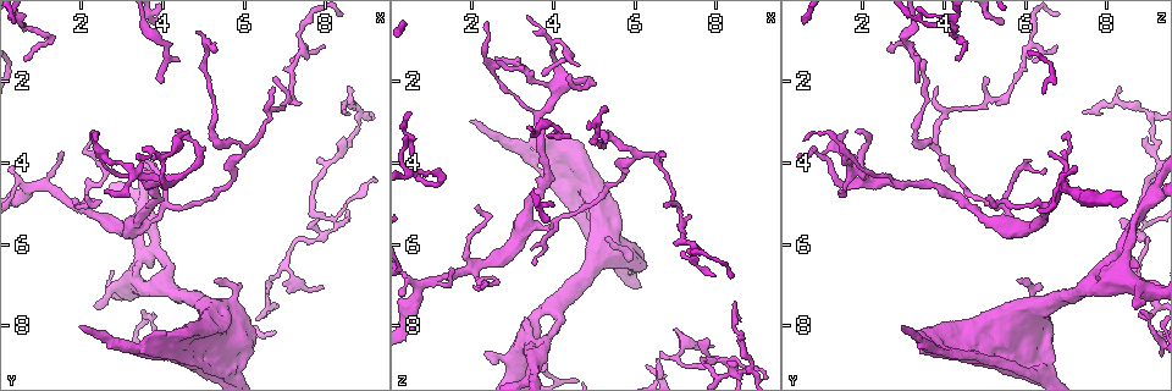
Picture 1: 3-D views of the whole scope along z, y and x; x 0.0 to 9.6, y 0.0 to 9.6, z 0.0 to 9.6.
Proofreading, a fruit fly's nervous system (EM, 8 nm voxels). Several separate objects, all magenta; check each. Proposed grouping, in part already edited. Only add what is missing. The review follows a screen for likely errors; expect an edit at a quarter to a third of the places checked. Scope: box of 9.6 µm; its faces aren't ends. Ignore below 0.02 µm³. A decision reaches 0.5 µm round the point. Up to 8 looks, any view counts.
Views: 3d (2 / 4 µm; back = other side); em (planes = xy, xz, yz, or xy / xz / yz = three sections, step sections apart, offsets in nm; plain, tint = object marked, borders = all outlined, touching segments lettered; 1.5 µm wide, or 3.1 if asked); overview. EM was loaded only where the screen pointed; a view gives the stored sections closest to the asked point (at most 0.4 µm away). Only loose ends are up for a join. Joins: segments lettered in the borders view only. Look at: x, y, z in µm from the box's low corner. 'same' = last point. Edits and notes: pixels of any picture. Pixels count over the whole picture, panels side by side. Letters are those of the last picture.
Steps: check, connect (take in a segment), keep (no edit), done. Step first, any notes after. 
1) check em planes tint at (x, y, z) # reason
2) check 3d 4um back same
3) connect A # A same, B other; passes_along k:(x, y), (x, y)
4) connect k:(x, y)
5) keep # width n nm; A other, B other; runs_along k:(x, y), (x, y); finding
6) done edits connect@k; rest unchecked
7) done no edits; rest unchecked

check em yz step 4 borders at (2.35, 3.35, 6.90) # branch stops here

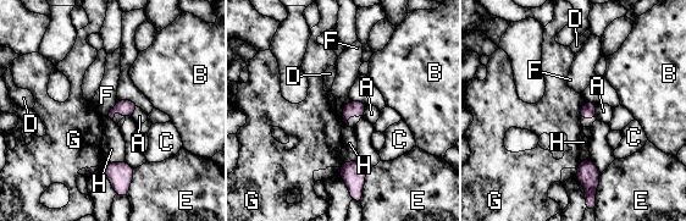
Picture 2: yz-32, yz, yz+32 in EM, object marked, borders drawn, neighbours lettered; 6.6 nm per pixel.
check em planes borders same

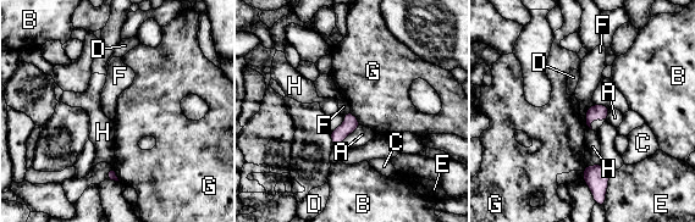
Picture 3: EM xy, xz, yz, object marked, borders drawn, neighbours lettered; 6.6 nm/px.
keep # longest_contact A 190 nm; A other, B other, C other, D other, E other, F other, G other, H other; border 3:(584, 116), (586, 125); none of them fits

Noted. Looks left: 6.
check em yz step 4 borders at (6.75, 2.20, 3.90) # free end

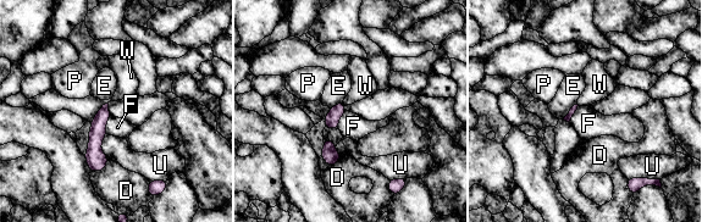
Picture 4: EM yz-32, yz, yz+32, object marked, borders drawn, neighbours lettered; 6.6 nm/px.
keep # D other, E other, F other, P other, U other, W other; runs_along 4:(105, 107), (98, 123), (92, 167); none of them fits

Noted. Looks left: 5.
check 3d 4um at (5.25, 6.95, 5.90) # free end

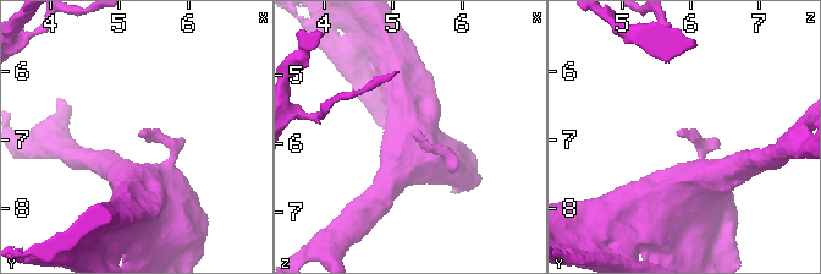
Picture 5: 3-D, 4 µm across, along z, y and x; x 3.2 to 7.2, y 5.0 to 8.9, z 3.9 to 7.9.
check em planes borders at (5.30, 6.95, 5.90)

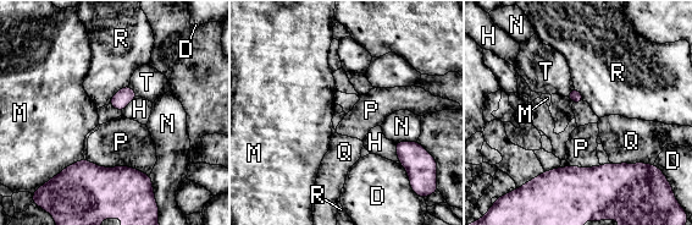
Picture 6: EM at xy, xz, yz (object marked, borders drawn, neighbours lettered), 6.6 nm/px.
keep # width 80 nm; D other, H other, M other, N other, P other, Q other, R other, T other; border 6:(128, 86), (120, 89), (109, 103); none of them fits

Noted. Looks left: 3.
done no edits; rest unchecked

